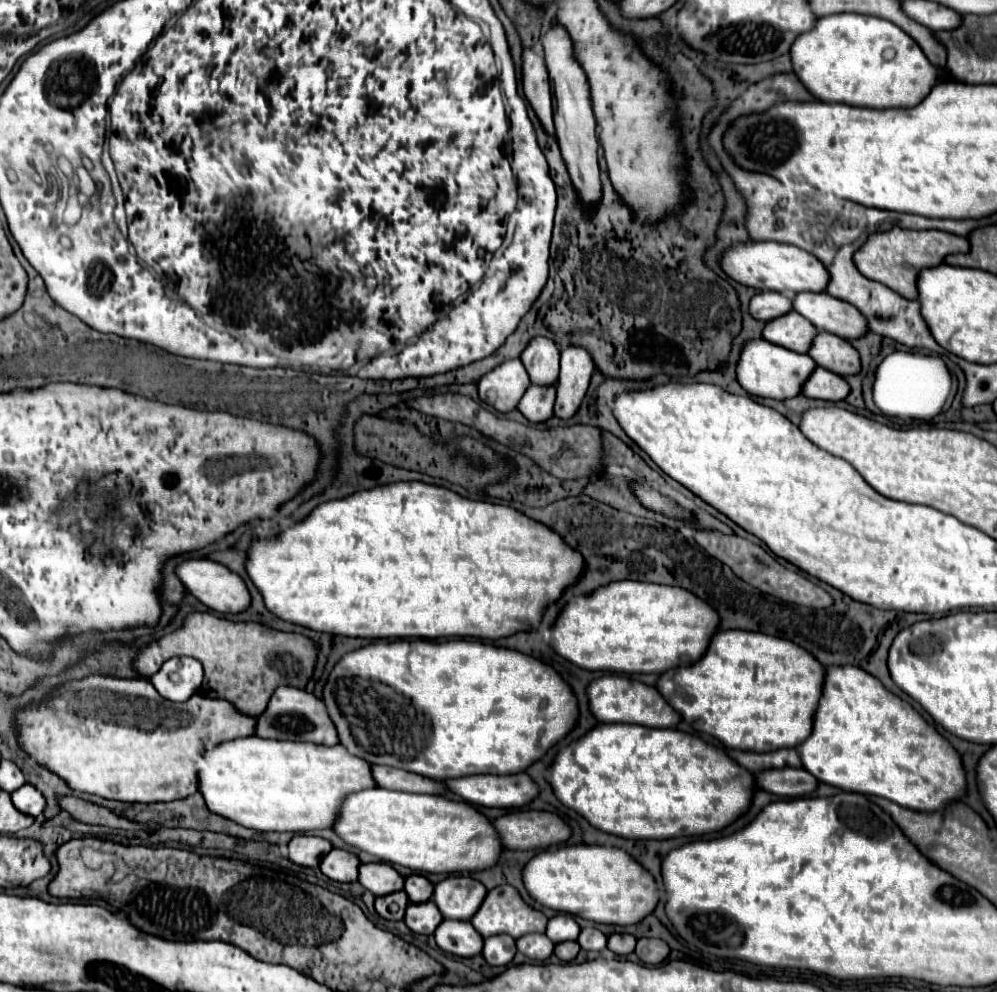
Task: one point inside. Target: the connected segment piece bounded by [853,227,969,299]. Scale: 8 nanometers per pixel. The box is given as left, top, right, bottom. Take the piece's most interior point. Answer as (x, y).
(895, 257)

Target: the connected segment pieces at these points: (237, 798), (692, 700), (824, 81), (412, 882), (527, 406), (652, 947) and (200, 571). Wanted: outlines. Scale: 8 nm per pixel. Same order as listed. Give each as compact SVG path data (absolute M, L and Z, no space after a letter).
M255 735L239 737L205 749L197 767L199 793L205 799L205 805L211 813L231 819L247 829L255 831L313 831L329 829L331 819L335 819L335 807L347 791L361 791L363 787L373 787L371 775L367 775L367 763L351 753L345 747L315 747L315 743L259 739Z
M727 629L713 633L699 661L661 673L655 687L695 731L713 735L729 749L775 751L779 747L795 747L811 733L811 711L819 701L819 683L823 683L823 665L799 645L763 633Z
M835 13L819 17L809 31L793 41L789 55L795 75L819 101L871 109L913 107L933 85L943 81L941 69L927 61L921 47L901 27L871 15Z
M409 875L405 879L405 893L411 903L425 903L433 895L433 883L429 883L423 875Z
M531 383L525 395L521 397L517 409L531 421L541 423L553 415L555 403L555 385L535 385Z
M639 939L635 947L635 955L647 965L657 965L669 955L669 947L661 939Z
M185 559L185 561L181 561L175 567L175 575L181 579L185 589L193 597L197 597L203 605L207 605L213 611L219 611L219 613L239 613L251 601L249 591L245 587L243 579L239 575L231 573L225 565L221 565L217 561L211 561L211 559Z

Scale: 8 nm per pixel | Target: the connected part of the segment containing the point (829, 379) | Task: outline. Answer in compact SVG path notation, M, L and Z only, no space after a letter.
M817 367L809 379L803 383L801 393L813 399L823 399L823 401L841 401L849 393L849 385L845 379L837 373L831 373L823 367Z

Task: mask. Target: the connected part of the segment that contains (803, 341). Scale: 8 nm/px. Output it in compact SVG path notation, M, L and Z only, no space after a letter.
M795 311L771 319L763 327L763 339L795 353L807 353L807 347L815 335L817 329L807 319L803 319L803 315L795 315Z

